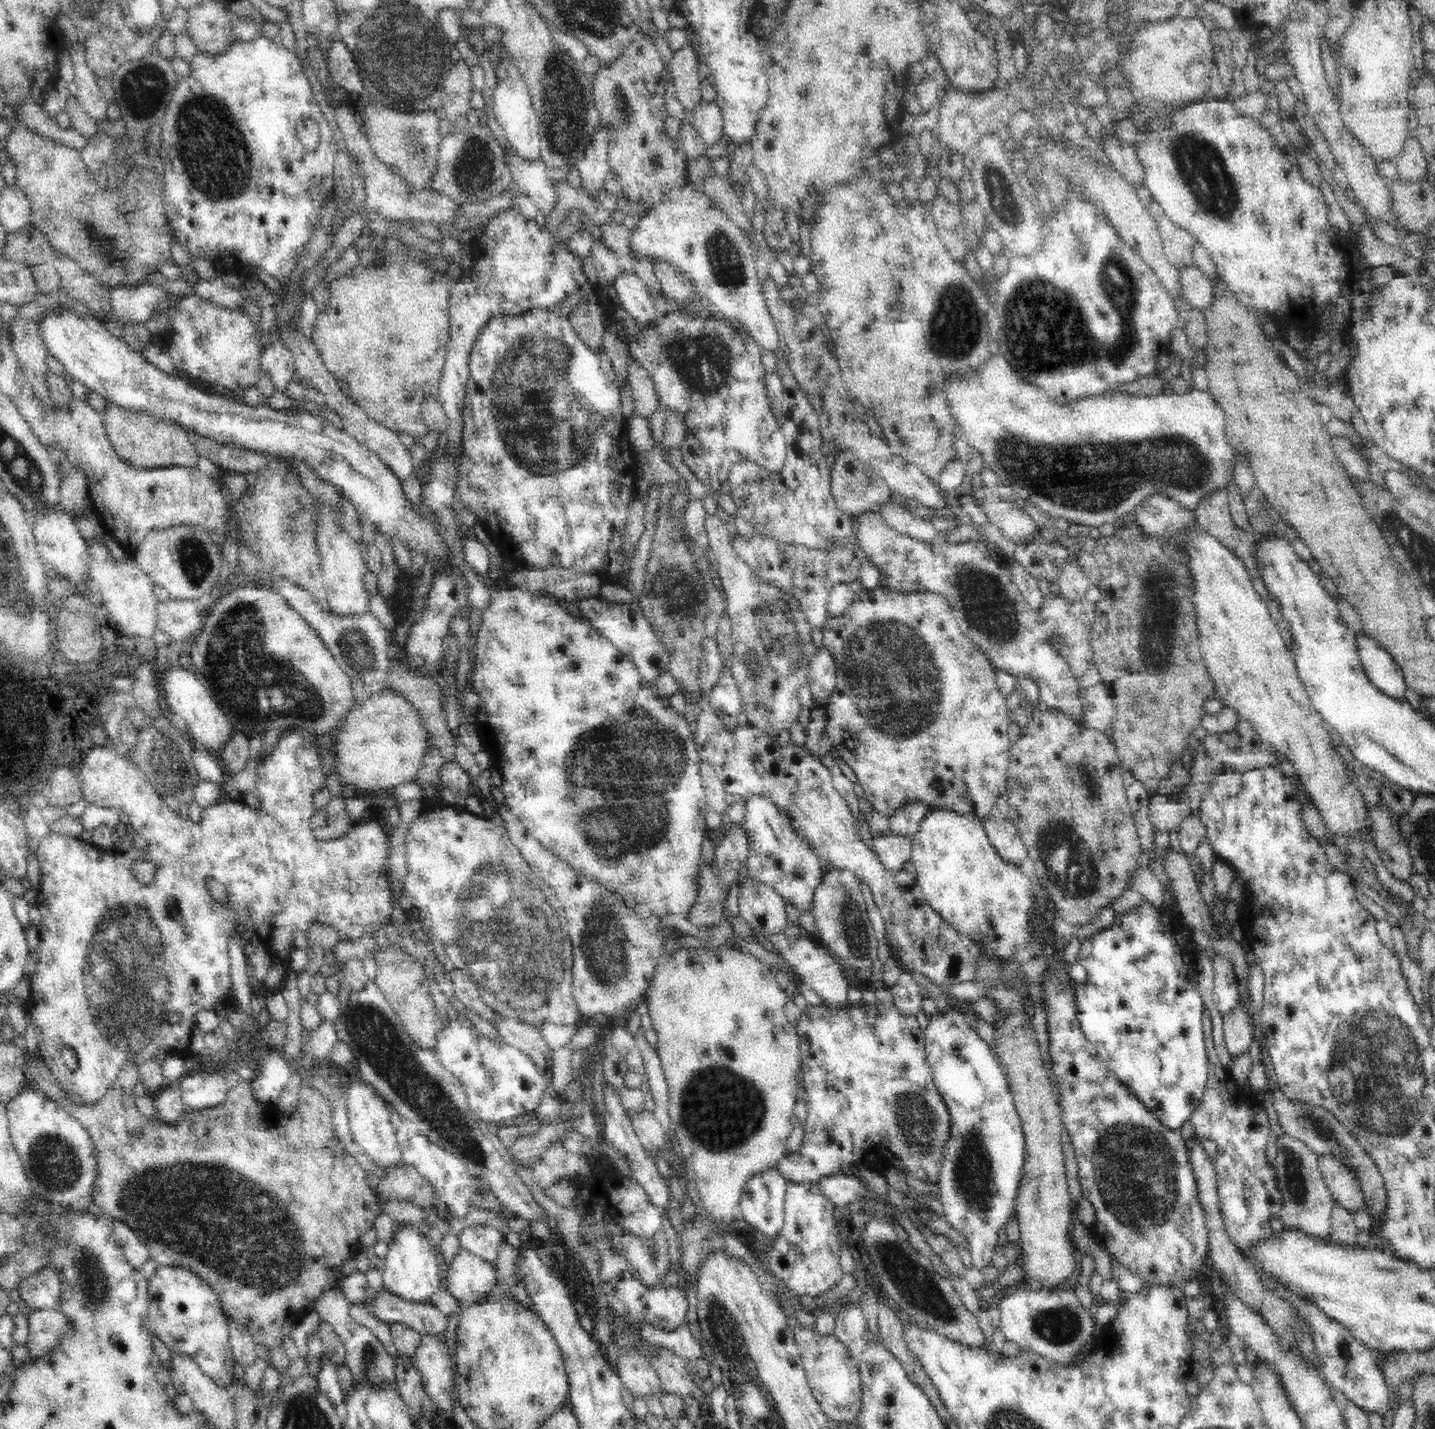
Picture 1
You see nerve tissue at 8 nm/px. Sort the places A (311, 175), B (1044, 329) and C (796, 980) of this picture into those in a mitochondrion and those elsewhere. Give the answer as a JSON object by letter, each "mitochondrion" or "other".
{"A":"other","B":"mitochondrion","C":"other"}

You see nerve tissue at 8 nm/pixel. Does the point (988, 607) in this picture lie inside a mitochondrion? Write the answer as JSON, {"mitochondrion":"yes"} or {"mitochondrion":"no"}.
{"mitochondrion":"yes"}

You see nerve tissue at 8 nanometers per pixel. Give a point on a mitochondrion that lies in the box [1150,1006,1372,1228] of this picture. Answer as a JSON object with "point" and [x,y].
{"point":[1295,1179]}

